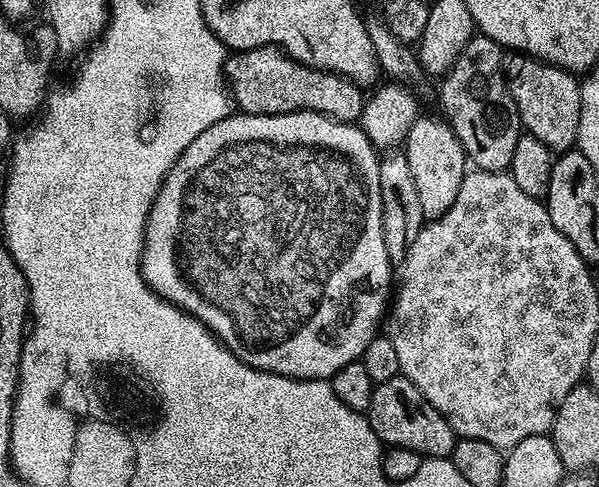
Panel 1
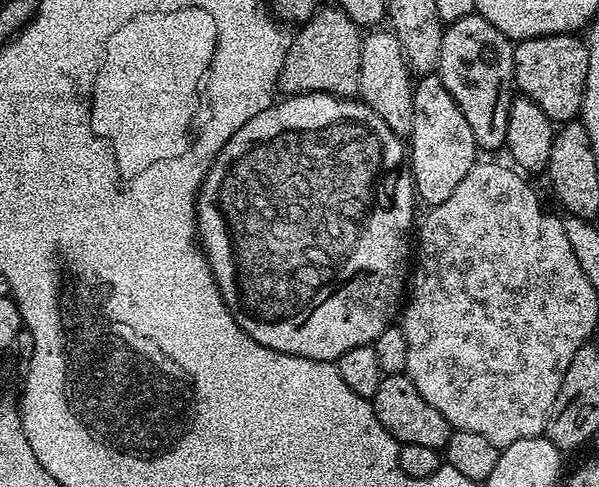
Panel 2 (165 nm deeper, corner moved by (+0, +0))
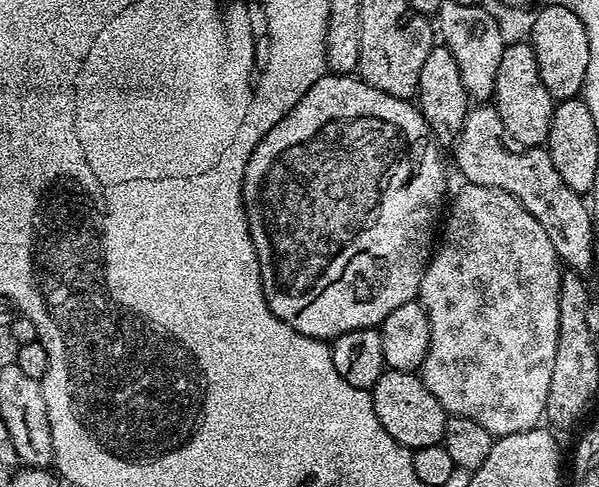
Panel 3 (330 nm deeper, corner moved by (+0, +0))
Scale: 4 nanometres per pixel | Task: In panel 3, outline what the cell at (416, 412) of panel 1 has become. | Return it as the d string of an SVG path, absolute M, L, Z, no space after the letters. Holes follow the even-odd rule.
M388 368L371 388L374 414L378 414L378 422L382 422L382 430L390 434L402 446L413 450L422 446L434 446L444 439L444 427L449 415L444 407L426 390L423 380L416 372L403 372Z

